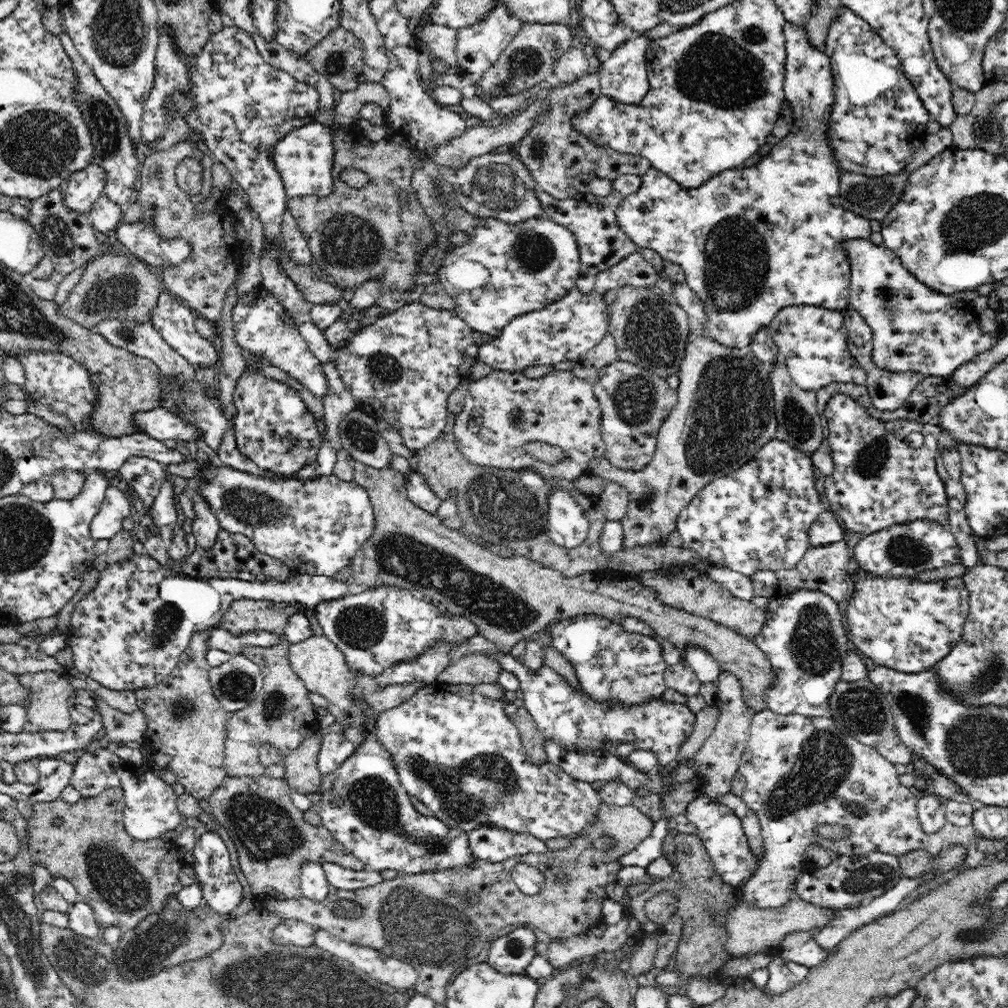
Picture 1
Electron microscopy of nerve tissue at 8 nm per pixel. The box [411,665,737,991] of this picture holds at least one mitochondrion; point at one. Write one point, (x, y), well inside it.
(514, 947)

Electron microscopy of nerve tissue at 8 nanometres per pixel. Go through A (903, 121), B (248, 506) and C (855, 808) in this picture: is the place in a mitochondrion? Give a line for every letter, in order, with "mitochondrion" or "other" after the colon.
A: other
B: mitochondrion
C: mitochondrion

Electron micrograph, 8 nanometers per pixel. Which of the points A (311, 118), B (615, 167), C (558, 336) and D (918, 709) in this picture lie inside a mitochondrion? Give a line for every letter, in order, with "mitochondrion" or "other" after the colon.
A: other
B: other
C: other
D: mitochondrion

